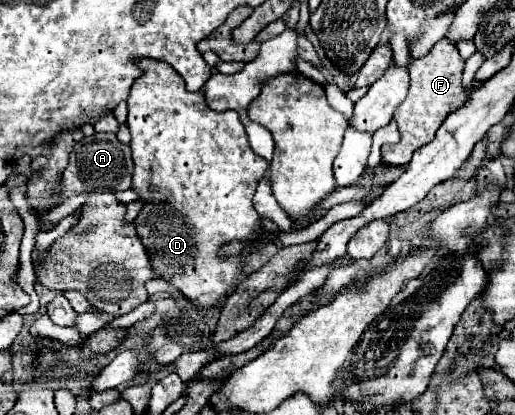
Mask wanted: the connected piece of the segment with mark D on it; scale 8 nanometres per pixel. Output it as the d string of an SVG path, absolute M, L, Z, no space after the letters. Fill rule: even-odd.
M139 59L139 67L143 69L143 75L133 83L127 99L127 125L131 129L129 147L133 151L135 163L131 189L145 199L145 207L139 211L133 225L137 237L149 253L155 277L171 283L201 309L211 309L237 289L243 267L261 247L261 217L253 207L253 195L269 163L251 151L245 127L235 111L209 109L205 95L201 91L189 93L177 71L163 61ZM231 241L241 241L245 247L239 255L221 257L221 247L229 245Z

